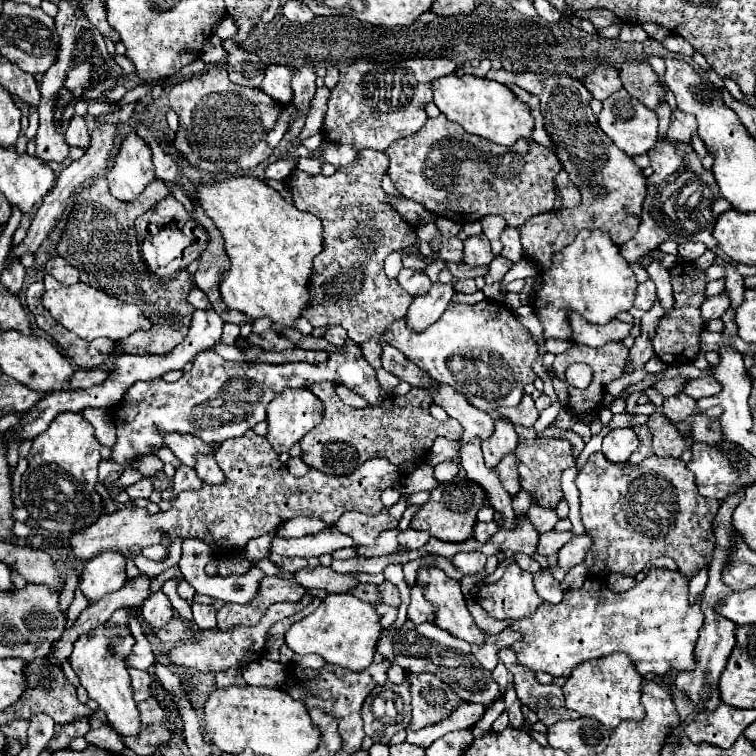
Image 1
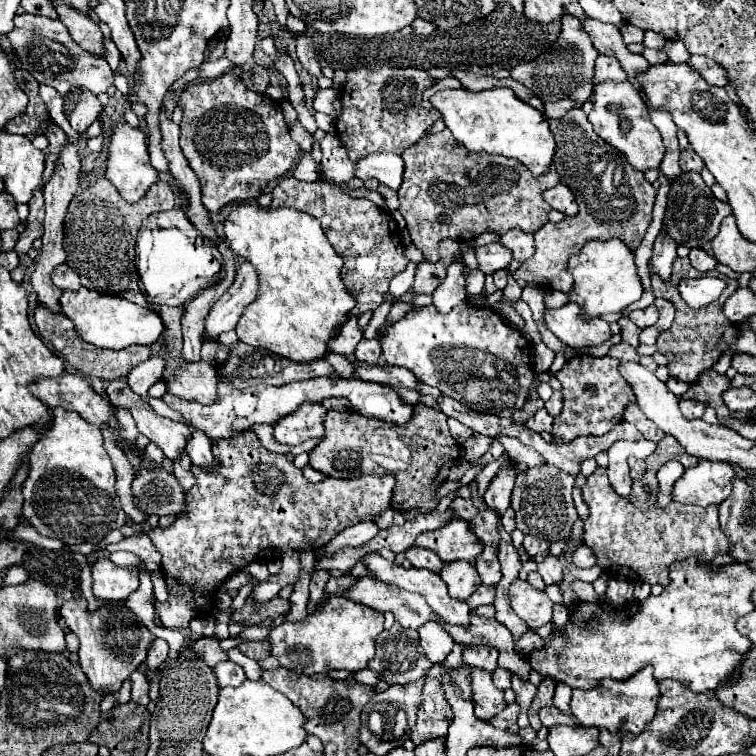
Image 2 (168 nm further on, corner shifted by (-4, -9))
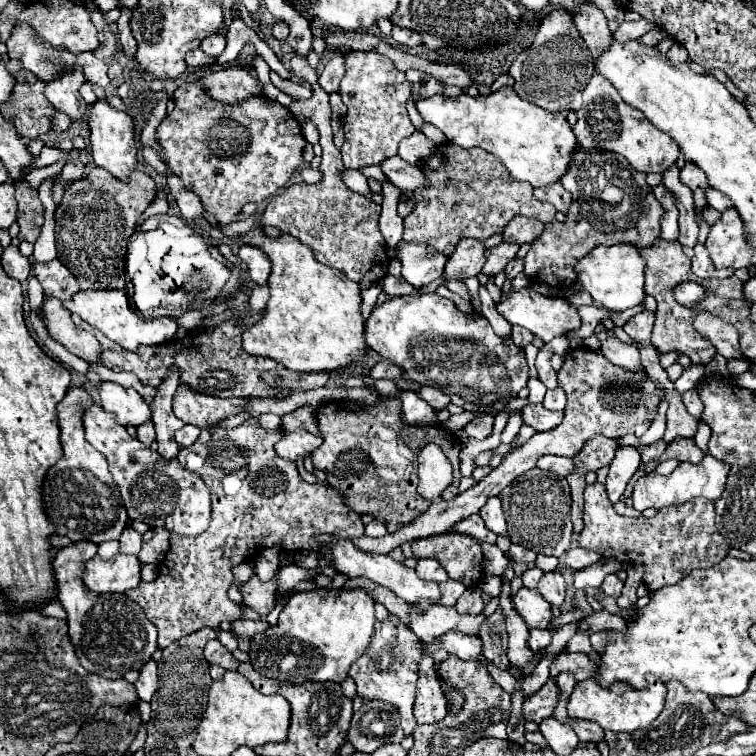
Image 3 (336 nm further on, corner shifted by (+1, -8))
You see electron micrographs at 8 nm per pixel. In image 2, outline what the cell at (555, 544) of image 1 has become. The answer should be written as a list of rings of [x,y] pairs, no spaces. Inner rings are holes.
[[[545,556],[543,562],[539,562],[537,572],[543,576],[543,582],[547,586],[561,584],[561,580],[563,580],[563,564],[559,558],[553,558],[553,556]]]

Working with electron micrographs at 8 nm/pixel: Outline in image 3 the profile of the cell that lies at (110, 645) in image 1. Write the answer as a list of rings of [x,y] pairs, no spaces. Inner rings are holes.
[[[78,541],[58,551],[56,559],[52,561],[58,581],[56,591],[58,601],[62,595],[62,607],[68,615],[68,635],[82,667],[90,673],[98,673],[108,679],[118,679],[130,669],[130,661],[148,661],[158,649],[156,627],[146,619],[142,607],[130,601],[124,593],[118,593],[118,599],[112,599],[114,595],[96,595],[86,589],[80,575],[80,553],[90,559],[94,557],[96,549],[98,545],[90,541]]]

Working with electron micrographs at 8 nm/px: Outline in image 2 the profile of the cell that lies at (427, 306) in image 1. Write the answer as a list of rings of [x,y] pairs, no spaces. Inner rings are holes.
[[[461,258],[453,260],[447,266],[447,278],[433,294],[433,304],[437,306],[437,310],[441,314],[447,314],[453,306],[461,304],[467,298],[465,274],[467,274],[467,268],[465,268],[465,262]]]

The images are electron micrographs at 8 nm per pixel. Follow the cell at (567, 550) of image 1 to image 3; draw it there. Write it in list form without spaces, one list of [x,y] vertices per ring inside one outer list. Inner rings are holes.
[[[572,547],[572,549],[566,553],[566,557],[564,557],[566,565],[568,565],[570,569],[574,569],[574,571],[584,569],[584,567],[590,567],[590,565],[596,563],[598,559],[600,559],[598,553],[588,551],[588,549],[582,549],[582,547]]]

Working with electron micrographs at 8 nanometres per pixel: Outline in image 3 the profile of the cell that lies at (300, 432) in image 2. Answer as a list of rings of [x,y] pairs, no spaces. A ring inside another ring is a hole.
[[[296,429],[296,431],[284,431],[284,437],[274,445],[274,449],[280,457],[296,461],[298,457],[312,453],[320,445],[322,437],[316,437],[306,429]]]

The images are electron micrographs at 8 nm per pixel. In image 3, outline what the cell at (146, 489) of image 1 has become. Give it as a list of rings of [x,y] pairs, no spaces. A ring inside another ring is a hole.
[[[142,425],[142,427],[138,427],[138,439],[140,439],[146,447],[150,447],[150,445],[156,441],[154,425]]]

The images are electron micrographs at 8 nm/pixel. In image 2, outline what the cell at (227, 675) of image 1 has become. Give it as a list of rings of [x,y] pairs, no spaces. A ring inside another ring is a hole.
[[[229,660],[217,664],[213,668],[213,672],[215,672],[217,682],[219,682],[221,688],[225,688],[225,686],[239,686],[246,679],[243,668],[237,666],[237,664],[233,664],[233,662],[229,662]]]

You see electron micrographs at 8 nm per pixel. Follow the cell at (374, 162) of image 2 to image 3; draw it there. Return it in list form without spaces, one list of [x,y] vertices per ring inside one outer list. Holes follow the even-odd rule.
[[[394,155],[394,157],[386,157],[380,163],[382,173],[386,175],[386,179],[390,181],[390,185],[398,187],[402,193],[410,195],[414,189],[426,185],[426,179],[422,177],[422,171],[416,165],[406,163],[402,157]]]

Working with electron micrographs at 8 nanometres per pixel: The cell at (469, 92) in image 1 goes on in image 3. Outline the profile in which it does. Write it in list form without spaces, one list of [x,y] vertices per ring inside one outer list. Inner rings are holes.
[[[500,87],[488,97],[472,97],[468,93],[458,97],[434,95],[416,103],[424,121],[438,127],[446,139],[460,147],[482,147],[496,155],[510,175],[518,181],[526,181],[532,187],[546,187],[556,183],[570,161],[570,153],[578,147],[578,141],[560,113],[546,113],[528,101],[520,99],[512,87]]]

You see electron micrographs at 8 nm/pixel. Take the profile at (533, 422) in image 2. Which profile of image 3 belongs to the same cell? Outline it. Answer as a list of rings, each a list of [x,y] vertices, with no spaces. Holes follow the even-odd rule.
[[[526,405],[522,409],[522,421],[530,427],[534,427],[536,431],[550,431],[554,427],[560,425],[564,413],[560,411],[548,411],[544,409],[544,405]]]

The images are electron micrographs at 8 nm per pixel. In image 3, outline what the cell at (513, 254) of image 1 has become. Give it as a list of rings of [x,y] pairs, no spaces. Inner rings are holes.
[[[514,217],[502,231],[502,241],[516,245],[532,243],[542,233],[542,229],[544,229],[542,221],[534,221],[528,217]]]

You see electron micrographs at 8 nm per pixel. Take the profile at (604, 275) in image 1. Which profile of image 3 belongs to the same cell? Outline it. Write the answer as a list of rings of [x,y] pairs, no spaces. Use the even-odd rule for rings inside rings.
[[[610,245],[610,247],[596,247],[586,257],[582,257],[574,271],[576,285],[582,291],[588,291],[596,303],[612,311],[626,311],[644,301],[644,261],[638,255],[638,249],[632,245]]]

